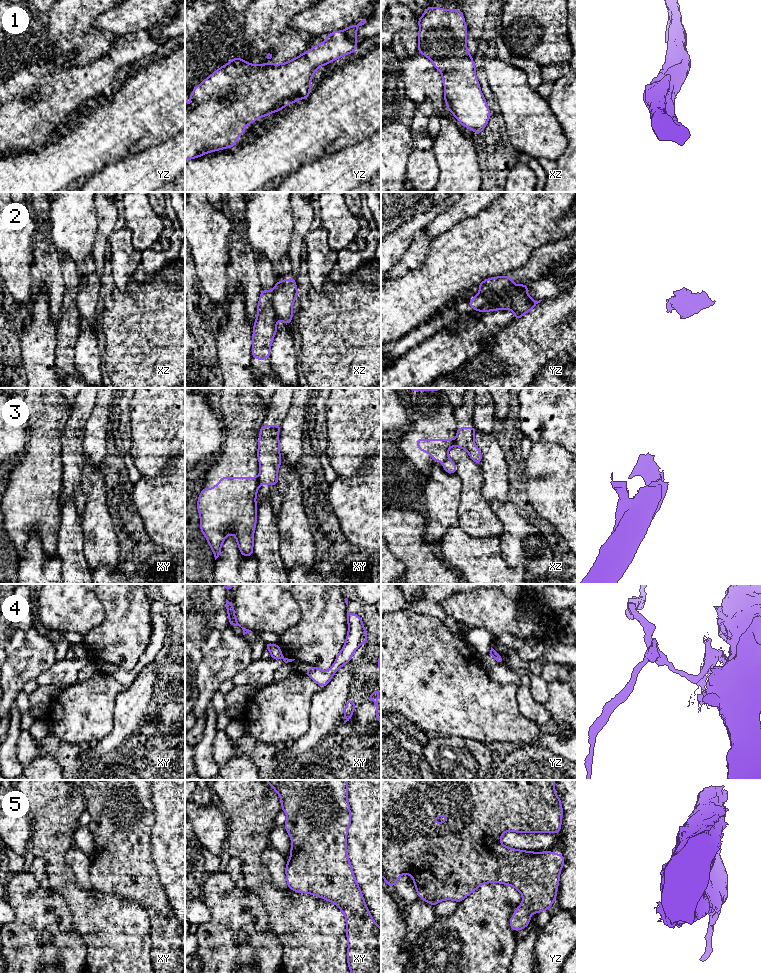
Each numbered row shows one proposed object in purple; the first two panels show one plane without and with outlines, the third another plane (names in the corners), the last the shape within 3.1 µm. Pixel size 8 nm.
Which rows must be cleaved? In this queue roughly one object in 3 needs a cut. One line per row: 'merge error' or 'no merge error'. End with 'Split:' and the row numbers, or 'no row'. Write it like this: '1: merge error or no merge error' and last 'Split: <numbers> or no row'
1: no merge error
2: merge error
3: merge error
4: no merge error
5: no merge error
Split: 2, 3

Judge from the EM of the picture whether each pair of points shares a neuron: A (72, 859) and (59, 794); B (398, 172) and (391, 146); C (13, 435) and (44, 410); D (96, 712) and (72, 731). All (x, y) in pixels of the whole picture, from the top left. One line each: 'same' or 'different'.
A: different
B: same
C: different
D: same

